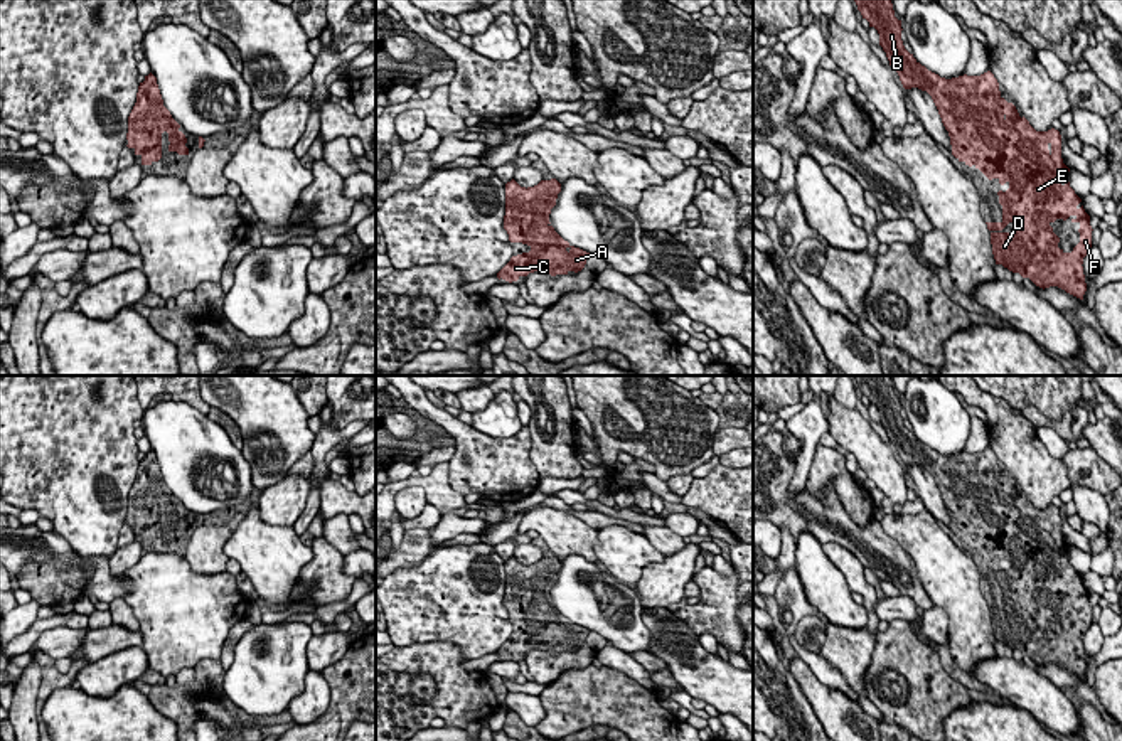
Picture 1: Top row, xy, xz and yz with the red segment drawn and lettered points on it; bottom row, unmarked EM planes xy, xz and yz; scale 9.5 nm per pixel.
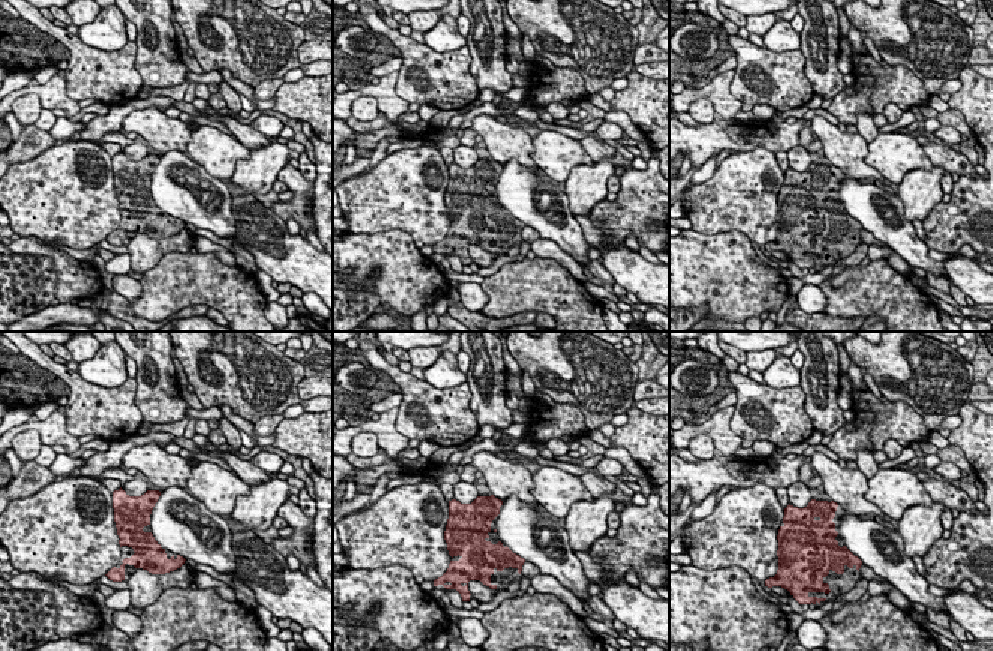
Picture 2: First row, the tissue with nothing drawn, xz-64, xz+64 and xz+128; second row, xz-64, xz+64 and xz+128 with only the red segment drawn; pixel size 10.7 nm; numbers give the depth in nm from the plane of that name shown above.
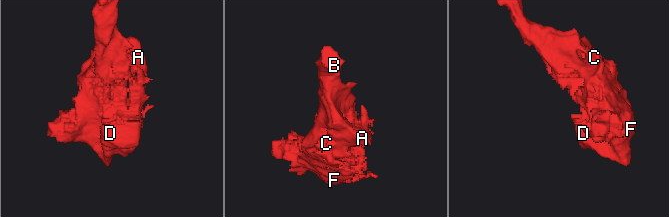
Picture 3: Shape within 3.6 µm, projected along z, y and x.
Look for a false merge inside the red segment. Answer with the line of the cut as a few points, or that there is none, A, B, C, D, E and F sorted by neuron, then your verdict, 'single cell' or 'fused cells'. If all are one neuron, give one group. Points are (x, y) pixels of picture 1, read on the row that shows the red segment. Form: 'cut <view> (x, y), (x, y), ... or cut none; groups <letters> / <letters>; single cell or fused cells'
cut none; groups A B C D E F; single cell

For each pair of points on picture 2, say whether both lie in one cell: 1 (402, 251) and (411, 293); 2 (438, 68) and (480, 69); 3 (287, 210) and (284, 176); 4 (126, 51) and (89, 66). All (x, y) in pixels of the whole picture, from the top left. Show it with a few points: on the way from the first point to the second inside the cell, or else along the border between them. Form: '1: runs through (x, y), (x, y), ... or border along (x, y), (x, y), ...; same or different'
1: runs through (402, 261), (402, 273), (408, 282); same
2: border along (465, 45), (470, 54), (470, 74), (479, 90); different
3: runs through (296, 201), (297, 188), (293, 183); same
4: runs through (117, 60), (114, 63), (98, 63); same

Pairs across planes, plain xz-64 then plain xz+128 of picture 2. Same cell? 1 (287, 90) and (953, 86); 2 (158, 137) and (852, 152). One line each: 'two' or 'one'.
1: two
2: one

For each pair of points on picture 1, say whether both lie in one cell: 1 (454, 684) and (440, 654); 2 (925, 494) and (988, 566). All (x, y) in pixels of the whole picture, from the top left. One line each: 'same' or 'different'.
1: same
2: different

